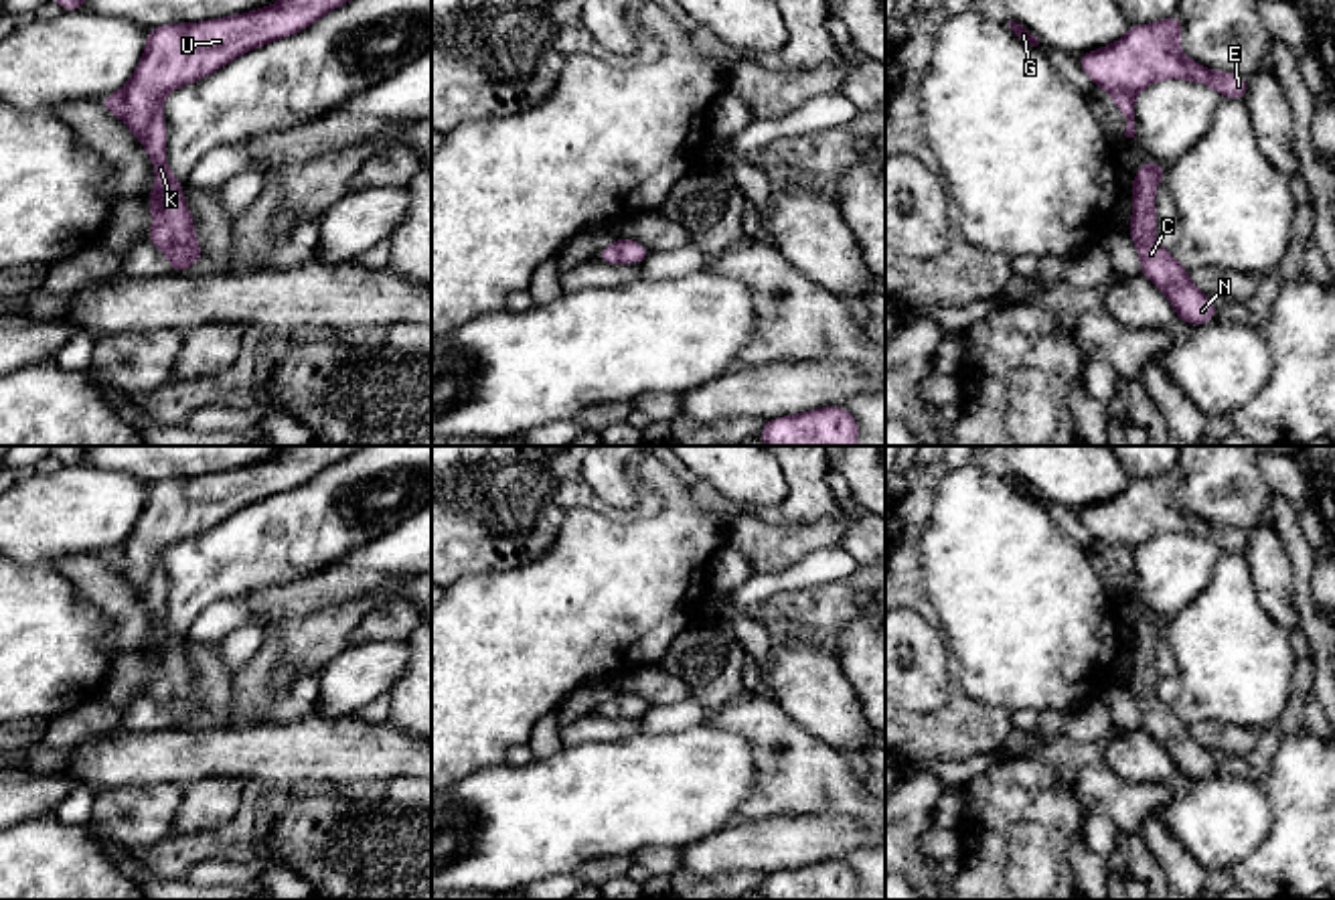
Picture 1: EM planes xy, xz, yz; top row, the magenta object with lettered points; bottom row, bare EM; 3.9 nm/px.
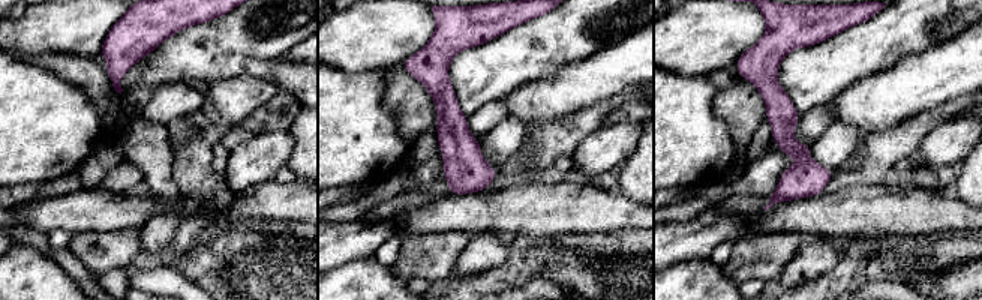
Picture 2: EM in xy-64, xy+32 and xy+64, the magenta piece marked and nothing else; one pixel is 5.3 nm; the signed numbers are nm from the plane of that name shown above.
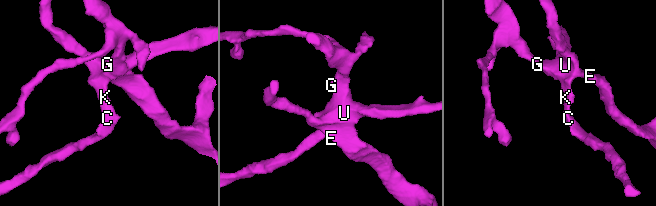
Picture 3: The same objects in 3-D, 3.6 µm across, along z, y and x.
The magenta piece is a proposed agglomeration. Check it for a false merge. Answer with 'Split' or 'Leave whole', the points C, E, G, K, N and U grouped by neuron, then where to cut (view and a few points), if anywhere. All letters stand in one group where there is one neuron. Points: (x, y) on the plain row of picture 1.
Leave whole. Groups: C E G K N U. No split

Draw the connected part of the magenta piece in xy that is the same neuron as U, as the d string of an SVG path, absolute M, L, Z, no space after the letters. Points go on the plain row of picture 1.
M284 446L276 458L237 470L154 480L130 535L99 553L152 612L156 643L146 649L152 663L148 695L168 711L170 728L184 726L205 714L205 707L182 653L184 636L166 618L162 553L257 501L300 486L361 448L365 446Z

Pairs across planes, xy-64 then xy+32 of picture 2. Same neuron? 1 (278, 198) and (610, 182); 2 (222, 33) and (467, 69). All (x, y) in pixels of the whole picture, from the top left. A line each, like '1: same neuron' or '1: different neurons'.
1: different neurons
2: same neuron

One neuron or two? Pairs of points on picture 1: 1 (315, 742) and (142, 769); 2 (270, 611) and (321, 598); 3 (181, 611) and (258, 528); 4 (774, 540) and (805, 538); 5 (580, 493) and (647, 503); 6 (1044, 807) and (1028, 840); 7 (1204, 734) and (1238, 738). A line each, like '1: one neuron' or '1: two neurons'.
1: one neuron
2: one neuron
3: one neuron
4: one neuron
5: one neuron
6: two neurons
7: one neuron

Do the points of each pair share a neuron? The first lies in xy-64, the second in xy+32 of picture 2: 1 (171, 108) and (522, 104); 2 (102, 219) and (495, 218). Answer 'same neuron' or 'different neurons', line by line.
1: different neurons
2: same neuron

